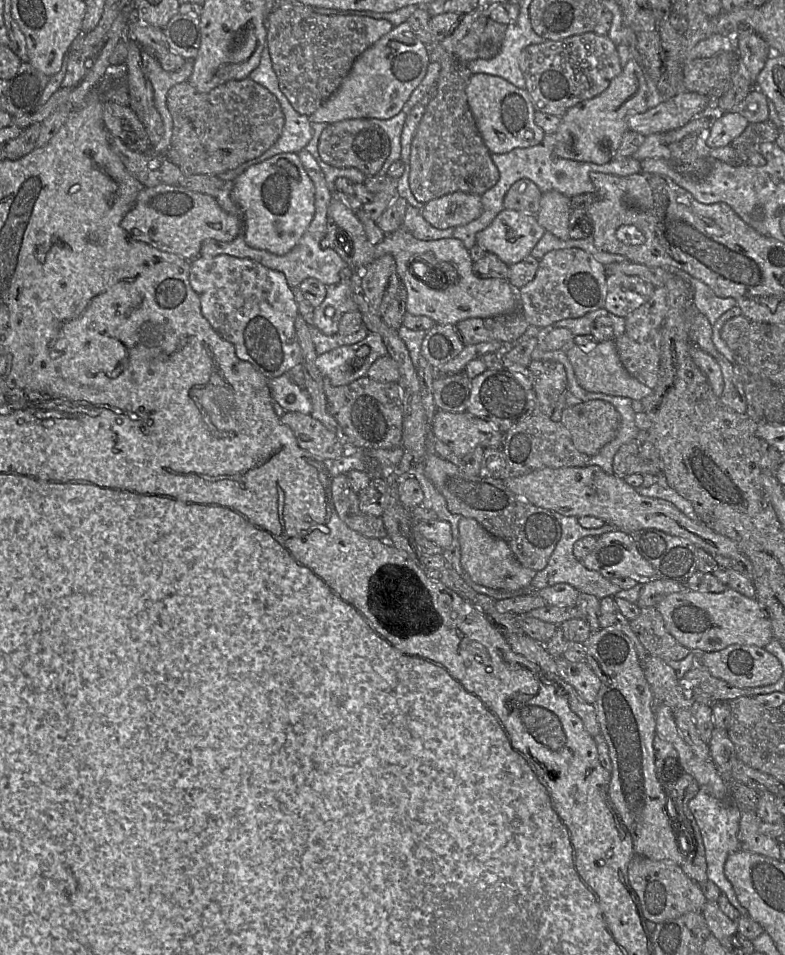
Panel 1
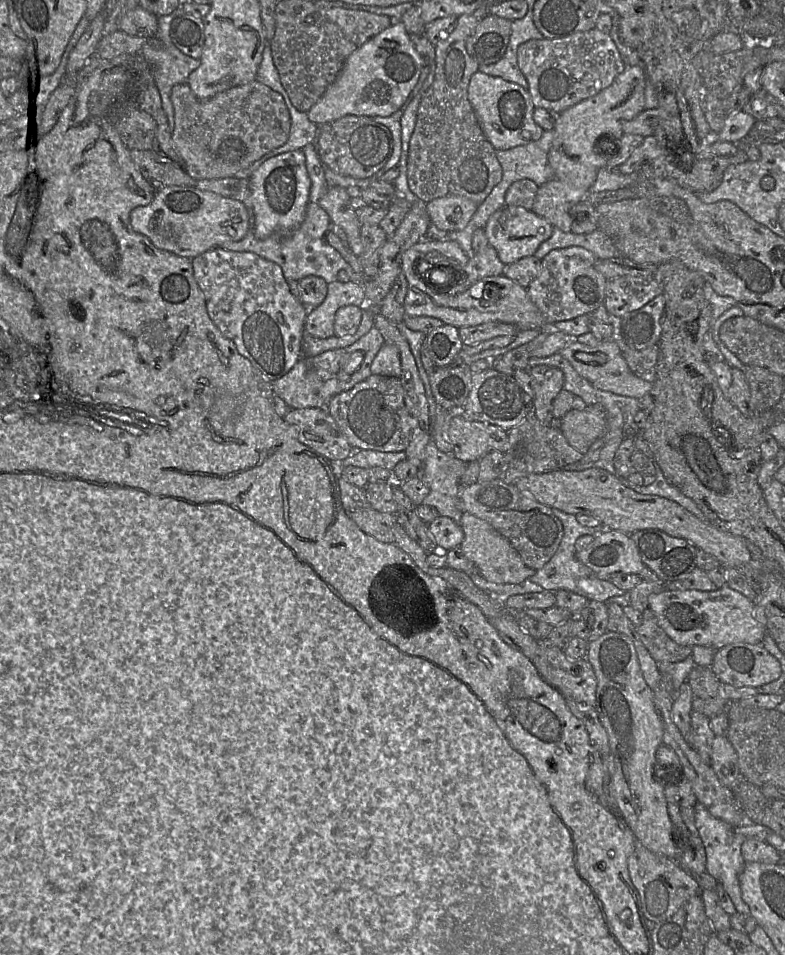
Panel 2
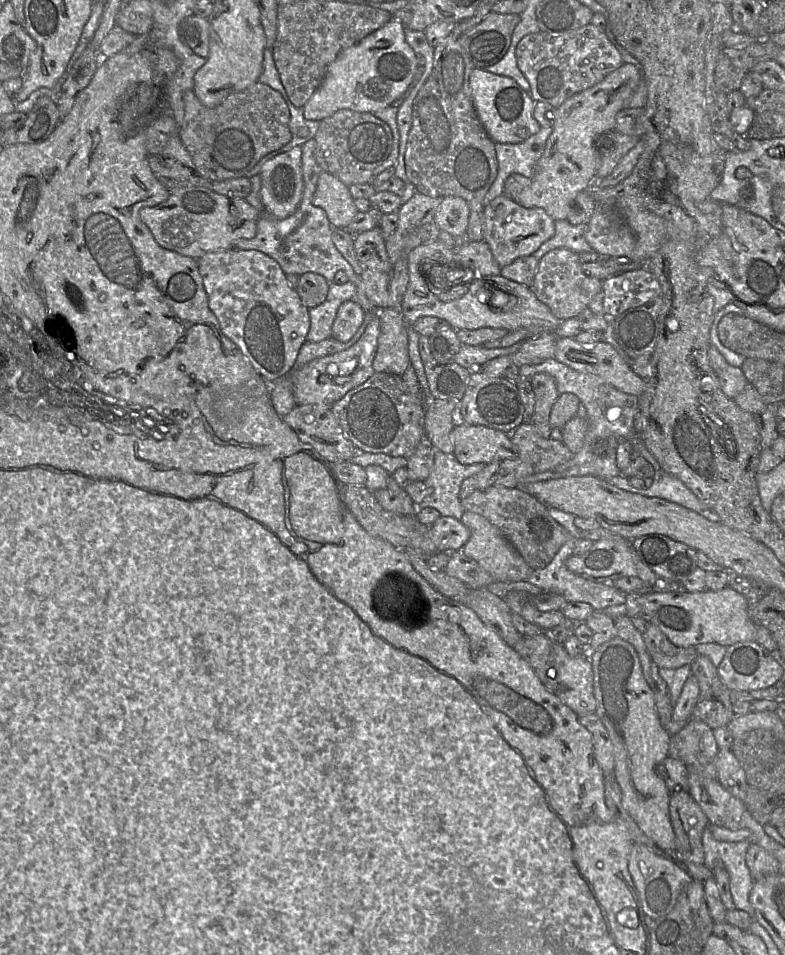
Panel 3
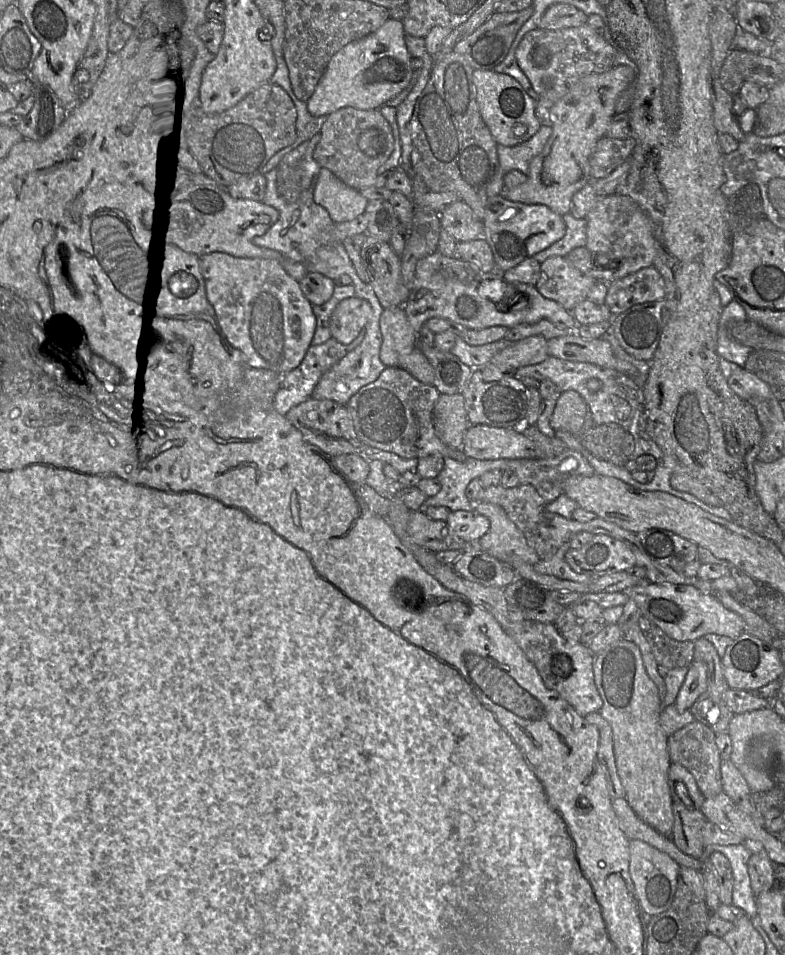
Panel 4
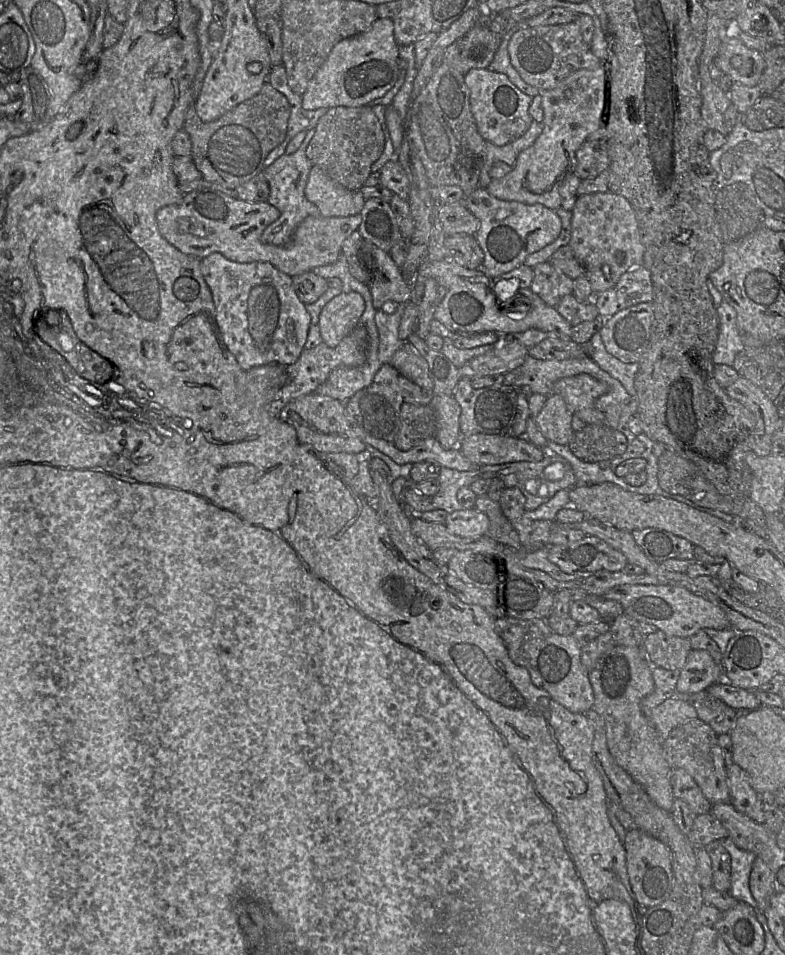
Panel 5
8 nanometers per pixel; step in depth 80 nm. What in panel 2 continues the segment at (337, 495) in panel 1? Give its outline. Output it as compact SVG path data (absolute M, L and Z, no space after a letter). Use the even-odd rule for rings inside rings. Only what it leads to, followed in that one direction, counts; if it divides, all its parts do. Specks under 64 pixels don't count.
M343 477L338 486L341 504L347 516L366 534L383 543L393 543L396 514L381 513L371 507L364 488L356 487Z

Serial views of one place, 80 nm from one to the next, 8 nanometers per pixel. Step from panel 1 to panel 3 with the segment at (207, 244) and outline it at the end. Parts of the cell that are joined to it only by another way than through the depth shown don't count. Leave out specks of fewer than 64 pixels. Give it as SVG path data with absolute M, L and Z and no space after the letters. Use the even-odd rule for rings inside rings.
M316 136L308 141L304 147L302 157L302 175L304 191L298 211L285 219L274 219L263 215L257 223L257 233L252 239L237 240L234 249L241 251L256 251L263 253L278 262L286 275L302 276L306 273L315 273L323 276L329 283L334 283L336 274L345 273L350 282L357 287L358 303L366 312L380 311L367 297L362 279L358 277L351 265L337 250L332 234L331 225L326 212L313 204L318 178L323 171L316 160Z

